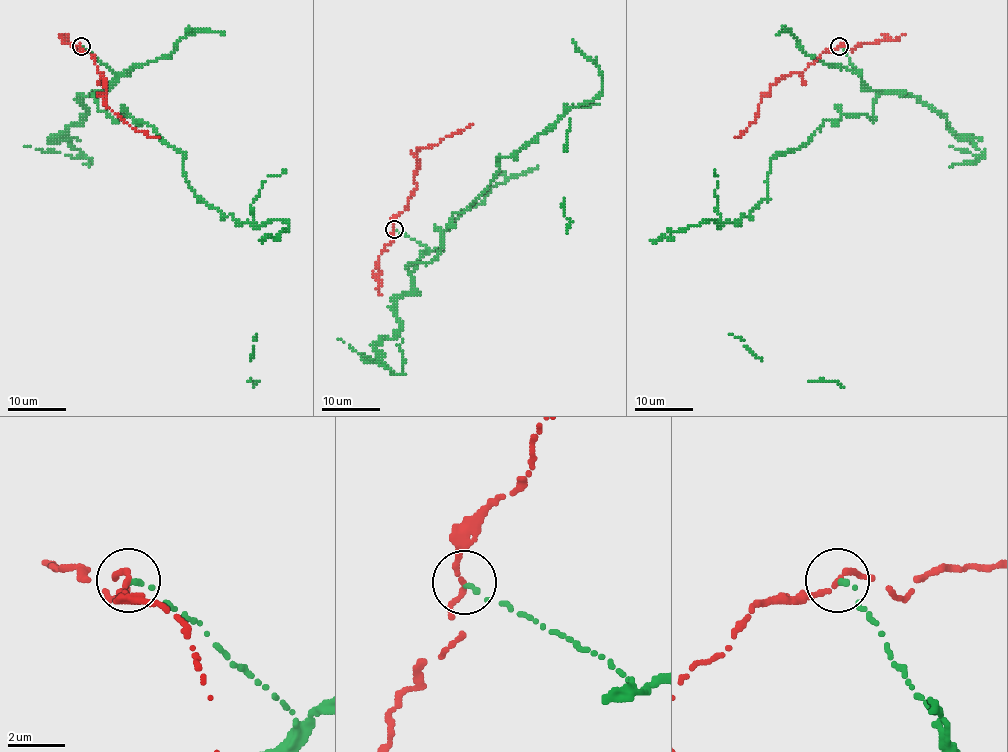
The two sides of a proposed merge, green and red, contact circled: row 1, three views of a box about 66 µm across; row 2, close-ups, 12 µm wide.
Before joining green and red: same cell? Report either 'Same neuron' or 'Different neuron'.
Different neuron

